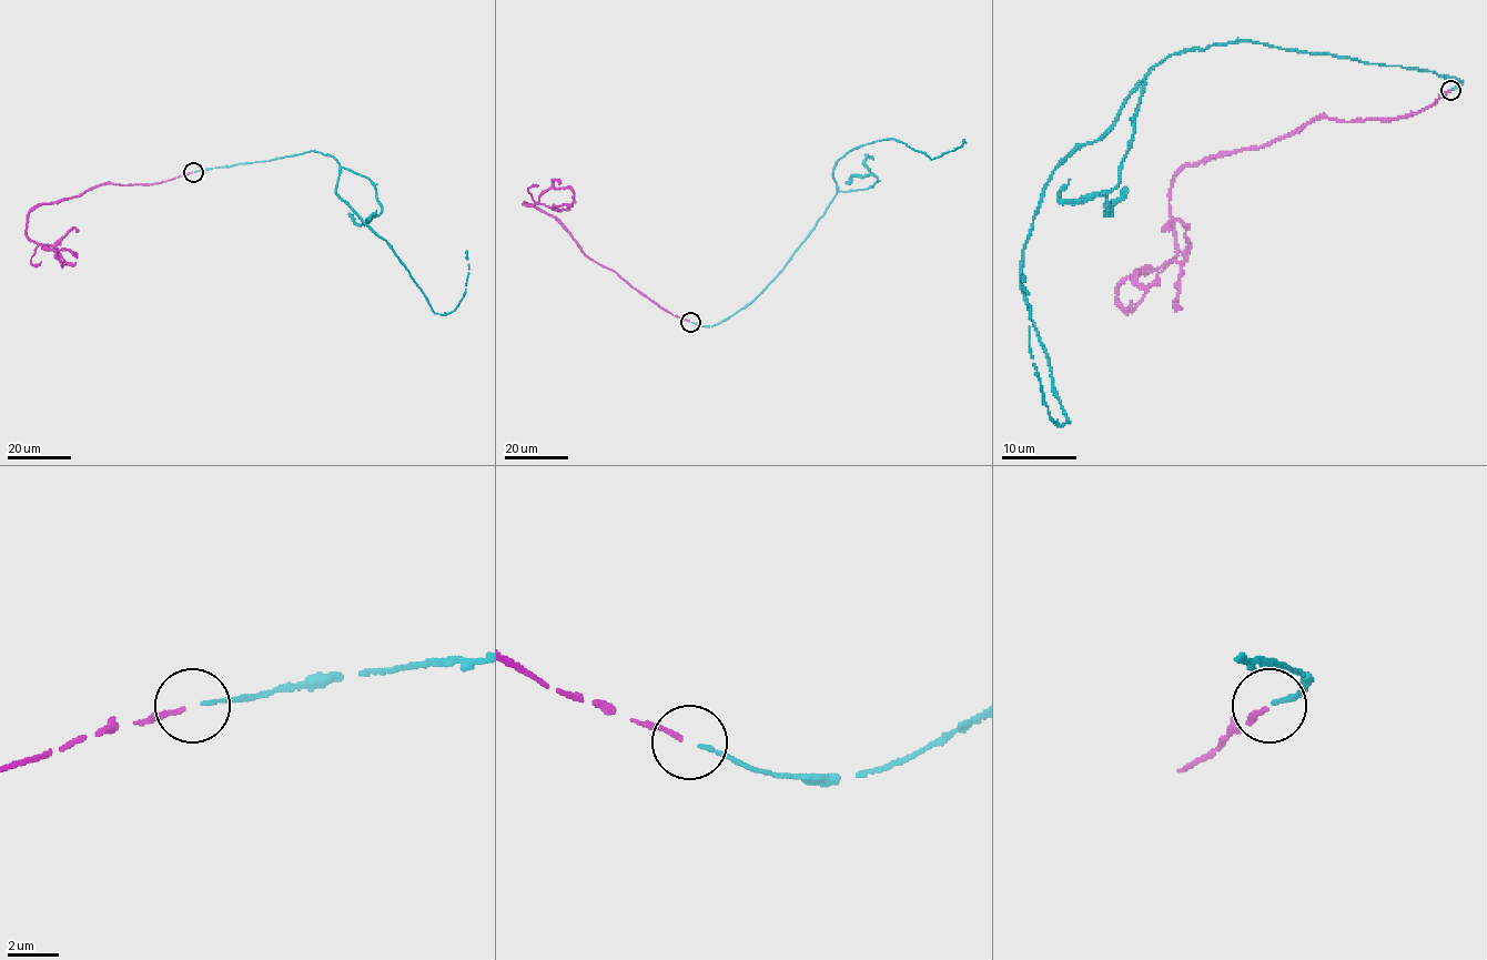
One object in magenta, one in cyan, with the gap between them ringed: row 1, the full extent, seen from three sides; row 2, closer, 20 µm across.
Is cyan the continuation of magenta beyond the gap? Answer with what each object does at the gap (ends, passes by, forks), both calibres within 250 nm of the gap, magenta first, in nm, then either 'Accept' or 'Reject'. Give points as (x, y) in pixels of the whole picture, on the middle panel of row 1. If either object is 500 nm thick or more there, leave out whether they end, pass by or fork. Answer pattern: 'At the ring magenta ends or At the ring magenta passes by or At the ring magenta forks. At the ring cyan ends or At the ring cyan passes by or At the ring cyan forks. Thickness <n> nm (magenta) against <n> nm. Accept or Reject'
At the ring magenta ends. At the ring cyan ends. Thickness 180 nm (magenta) against 140 nm. Accept

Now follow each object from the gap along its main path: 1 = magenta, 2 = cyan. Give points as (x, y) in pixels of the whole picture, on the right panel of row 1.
1: (1449, 90), (1394, 120), (1311, 120), (1187, 164), (1169, 190), (1176, 253), (1137, 272), (1146, 285), (1160, 278)
2: (1452, 90), (1256, 41), (1150, 71), (1050, 178), (1023, 250), (1062, 425), (1023, 274)

